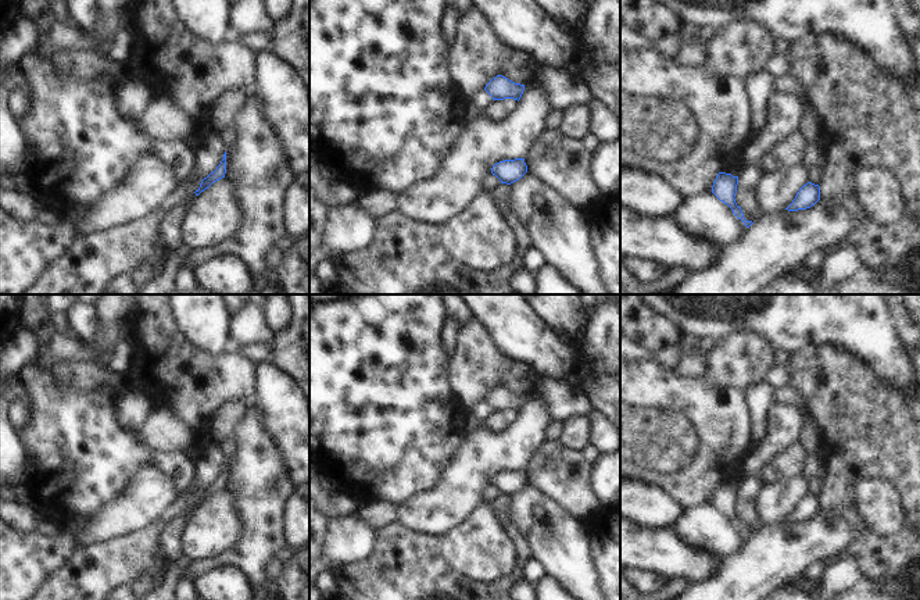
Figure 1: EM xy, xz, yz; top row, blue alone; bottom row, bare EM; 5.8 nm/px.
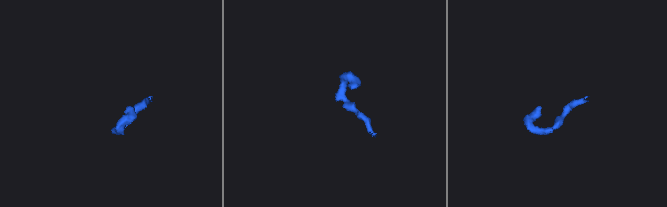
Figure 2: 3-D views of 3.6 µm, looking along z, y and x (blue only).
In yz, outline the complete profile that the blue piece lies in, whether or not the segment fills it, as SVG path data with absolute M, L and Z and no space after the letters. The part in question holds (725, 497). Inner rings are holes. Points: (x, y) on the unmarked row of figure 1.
M719 483L713 497L712 497L712 504L724 515L727 515L731 521L733 525L741 531L747 539L749 539L753 533L747 532L744 529L741 518L737 517L735 514L735 504L737 504L737 496L738 496L738 488L733 488L731 485L726 483Z

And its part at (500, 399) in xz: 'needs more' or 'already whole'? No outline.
already whole

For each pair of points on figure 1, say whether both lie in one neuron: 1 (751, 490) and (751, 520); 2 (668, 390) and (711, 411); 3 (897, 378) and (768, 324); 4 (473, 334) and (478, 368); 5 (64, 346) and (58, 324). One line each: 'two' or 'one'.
1: one
2: one
3: one
4: one
5: two

